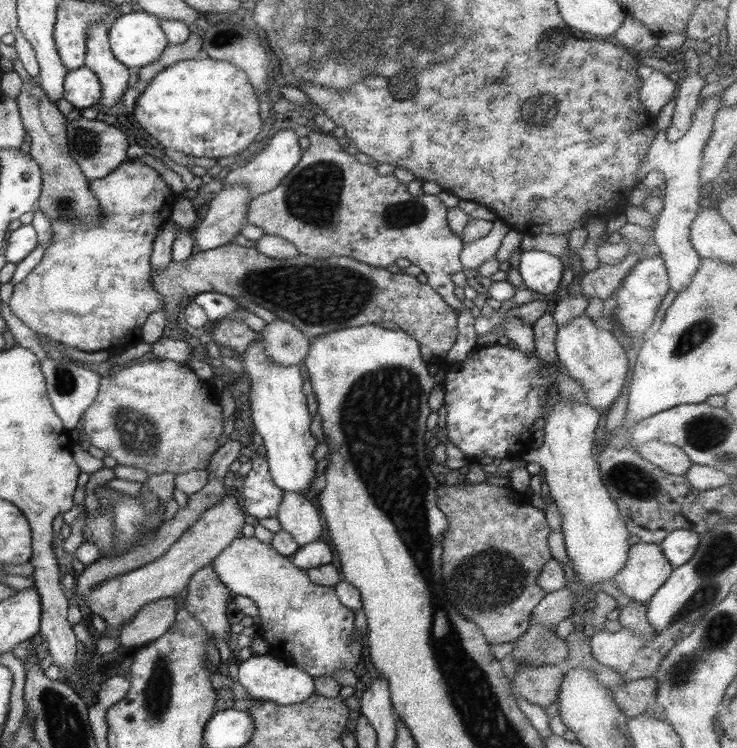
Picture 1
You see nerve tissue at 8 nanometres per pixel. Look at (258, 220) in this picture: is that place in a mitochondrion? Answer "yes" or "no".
no

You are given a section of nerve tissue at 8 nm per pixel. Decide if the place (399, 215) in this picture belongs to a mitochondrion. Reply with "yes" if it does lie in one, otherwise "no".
yes

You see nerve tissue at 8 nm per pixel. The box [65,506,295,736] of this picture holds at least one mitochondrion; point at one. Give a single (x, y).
(157, 694)

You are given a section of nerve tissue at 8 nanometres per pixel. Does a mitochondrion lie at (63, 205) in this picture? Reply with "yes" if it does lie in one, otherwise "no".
yes

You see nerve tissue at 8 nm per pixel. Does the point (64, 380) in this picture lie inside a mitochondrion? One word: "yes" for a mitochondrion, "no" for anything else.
yes

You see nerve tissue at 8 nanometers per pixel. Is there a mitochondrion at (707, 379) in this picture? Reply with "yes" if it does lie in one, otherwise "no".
no

